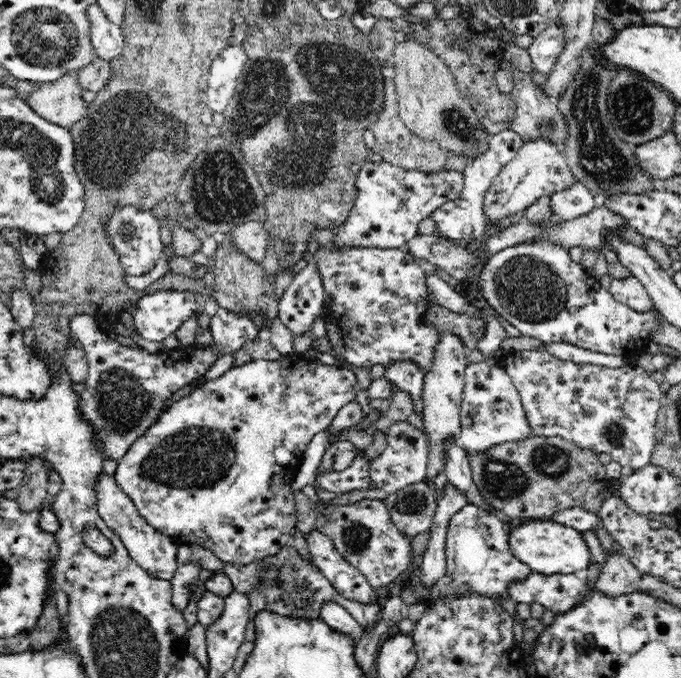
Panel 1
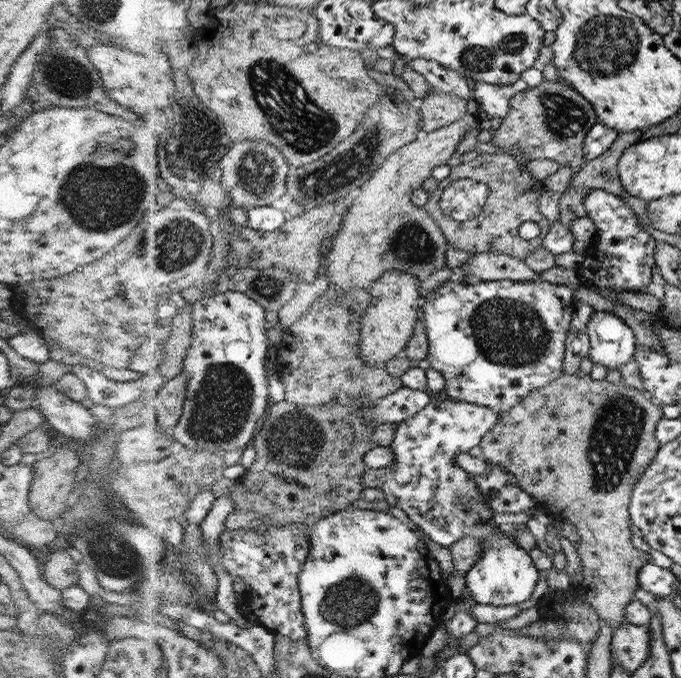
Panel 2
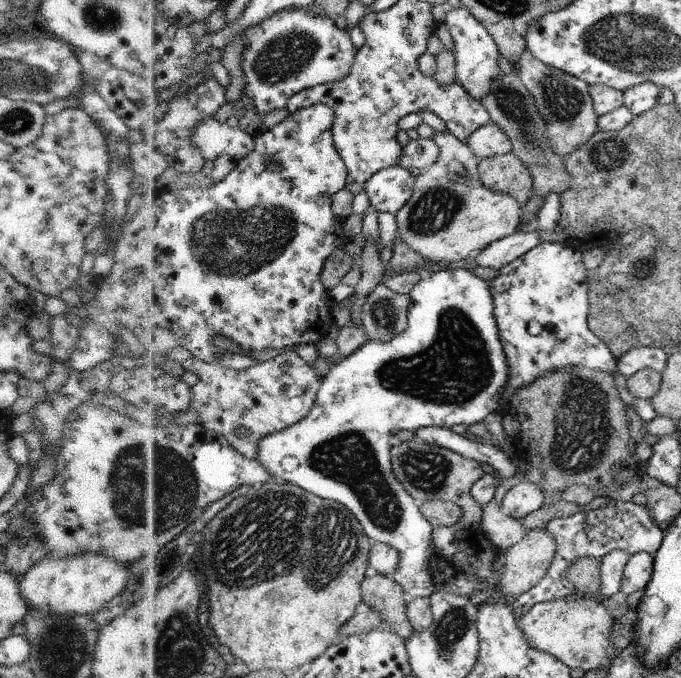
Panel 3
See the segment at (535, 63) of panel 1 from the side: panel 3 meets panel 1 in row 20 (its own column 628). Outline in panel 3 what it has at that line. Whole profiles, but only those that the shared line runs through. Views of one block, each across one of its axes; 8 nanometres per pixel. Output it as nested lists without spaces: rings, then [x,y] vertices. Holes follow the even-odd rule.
[[[622,549],[610,551],[600,563],[601,588],[597,594],[604,596],[612,596],[620,590],[621,580],[624,575],[624,570],[629,554]]]

